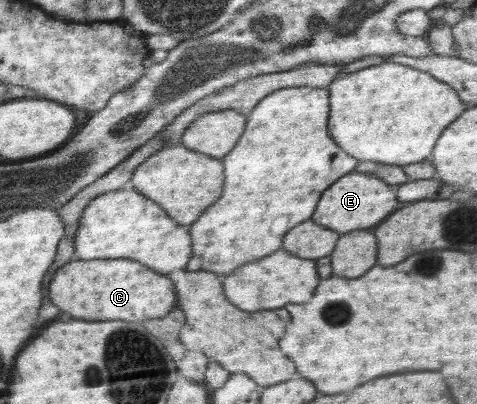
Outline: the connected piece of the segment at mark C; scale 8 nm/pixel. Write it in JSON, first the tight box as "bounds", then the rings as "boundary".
{"bounds":[50,259,177,323],"boundary":[[[94,259],[71,261],[61,266],[50,284],[50,300],[62,312],[84,320],[130,320],[140,323],[146,319],[162,318],[177,306],[177,296],[170,274],[162,274],[132,259]]]}

